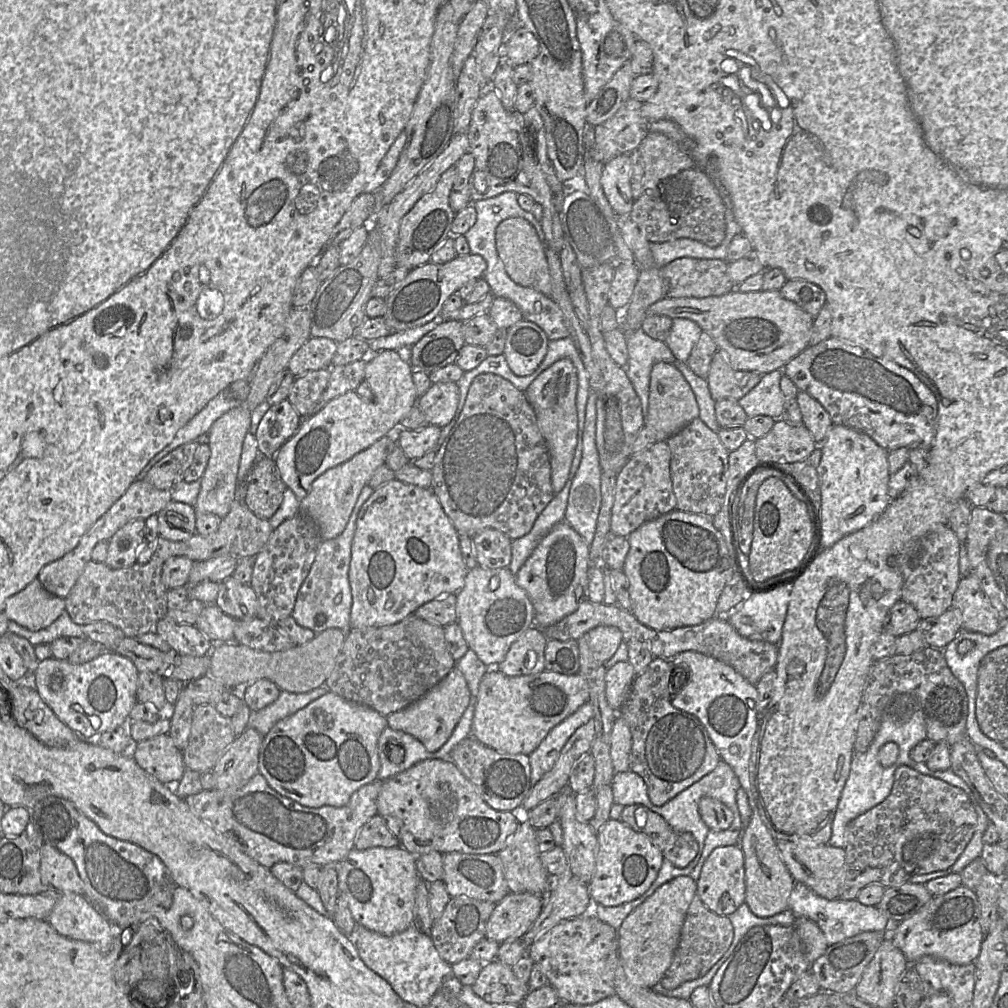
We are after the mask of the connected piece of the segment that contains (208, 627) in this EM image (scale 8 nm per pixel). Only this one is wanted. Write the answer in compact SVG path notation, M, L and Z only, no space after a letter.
M206 604L195 626L213 643L235 642L236 621L224 614L215 604Z

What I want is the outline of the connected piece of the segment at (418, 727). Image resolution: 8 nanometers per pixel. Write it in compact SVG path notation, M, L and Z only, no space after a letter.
M455 666L444 679L408 707L387 716L388 726L410 734L429 752L439 750L450 738L470 702L470 690L462 672Z

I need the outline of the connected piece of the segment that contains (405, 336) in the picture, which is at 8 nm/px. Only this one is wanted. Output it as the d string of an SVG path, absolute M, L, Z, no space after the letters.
M440 315L432 321L401 332L375 338L369 341L371 354L377 354L383 350L406 351L416 344L424 335L432 331L437 325L445 321Z

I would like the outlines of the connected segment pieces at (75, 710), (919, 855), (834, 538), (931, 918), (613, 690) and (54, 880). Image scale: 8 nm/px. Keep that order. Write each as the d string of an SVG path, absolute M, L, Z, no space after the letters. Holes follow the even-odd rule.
M103 651L93 660L79 665L71 664L67 659L60 660L54 657L38 661L30 679L31 685L62 722L83 739L95 740L101 733L113 730L121 725L127 726L131 722L129 713L138 701L138 673L139 671L129 658L114 651ZM91 715L100 718L100 726L98 728L92 726Z
M906 765L897 767L894 778L889 796L846 826L845 876L837 899L857 899L860 890L871 884L880 884L885 888L895 887L918 875L949 870L975 832L977 814L970 798L962 789L921 774Z
M832 425L825 440L818 444L822 457L818 467L821 493L820 519L822 523L822 553L840 539L872 523L887 508L891 499L888 495L890 479L888 451L870 436L843 425Z
M963 885L935 896L912 917L902 921L889 937L910 965L924 956L933 956L955 965L975 963L985 937L978 898L973 890Z
M619 661L606 670L605 695L609 706L614 711L619 711L631 690L637 674L631 663Z
M45 843L41 848L40 874L42 883L47 889L85 895L85 884L73 860Z

